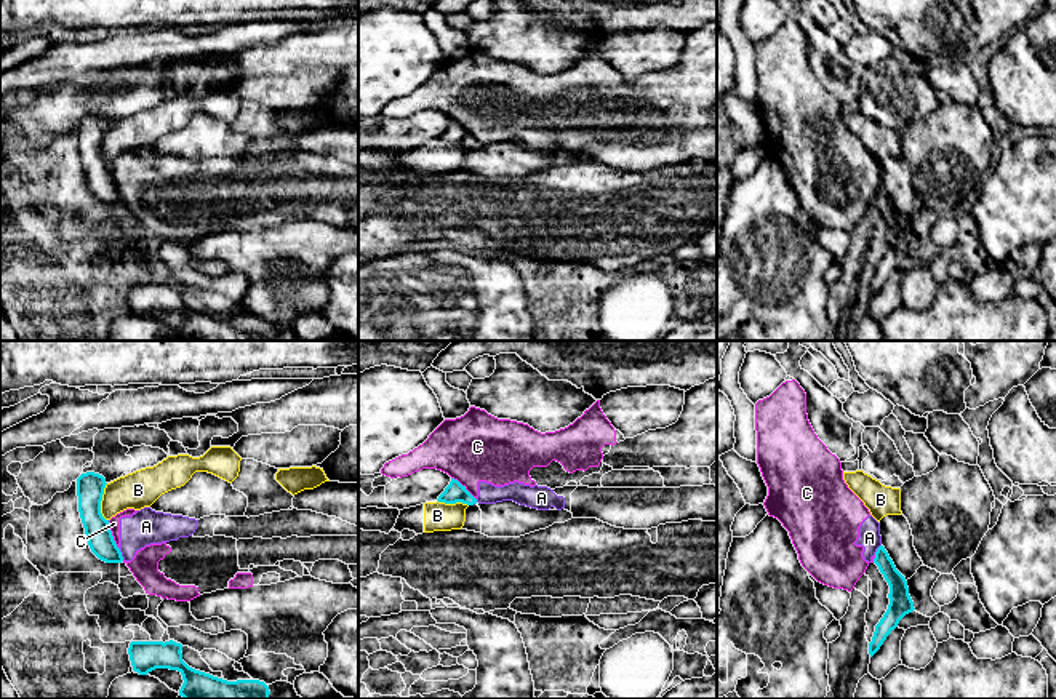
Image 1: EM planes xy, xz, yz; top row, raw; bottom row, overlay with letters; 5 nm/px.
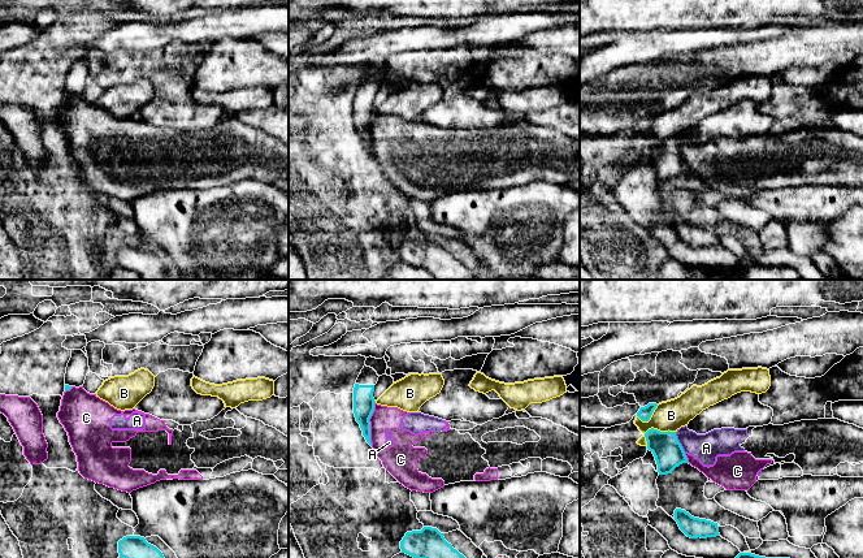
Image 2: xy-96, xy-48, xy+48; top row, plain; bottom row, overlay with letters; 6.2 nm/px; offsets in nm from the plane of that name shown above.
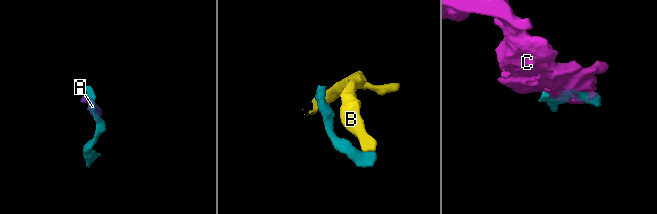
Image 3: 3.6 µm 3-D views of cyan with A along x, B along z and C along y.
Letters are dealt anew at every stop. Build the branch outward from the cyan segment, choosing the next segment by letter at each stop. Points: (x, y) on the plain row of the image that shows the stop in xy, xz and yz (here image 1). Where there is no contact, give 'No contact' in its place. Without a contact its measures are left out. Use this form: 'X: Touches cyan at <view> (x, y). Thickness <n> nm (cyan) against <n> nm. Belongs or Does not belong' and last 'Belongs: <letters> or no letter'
A: Touches cyan at xy (120, 195). Thickness 130 nm (cyan) against 180 nm. Does not belong
B: Touches cyan at xy (100, 144). Thickness 140 nm (cyan) against 190 nm. Does not belong
C: Touches cyan at xy (111, 176). Thickness 140 nm (cyan) against 60 nm. Does not belong
Belongs: no letter

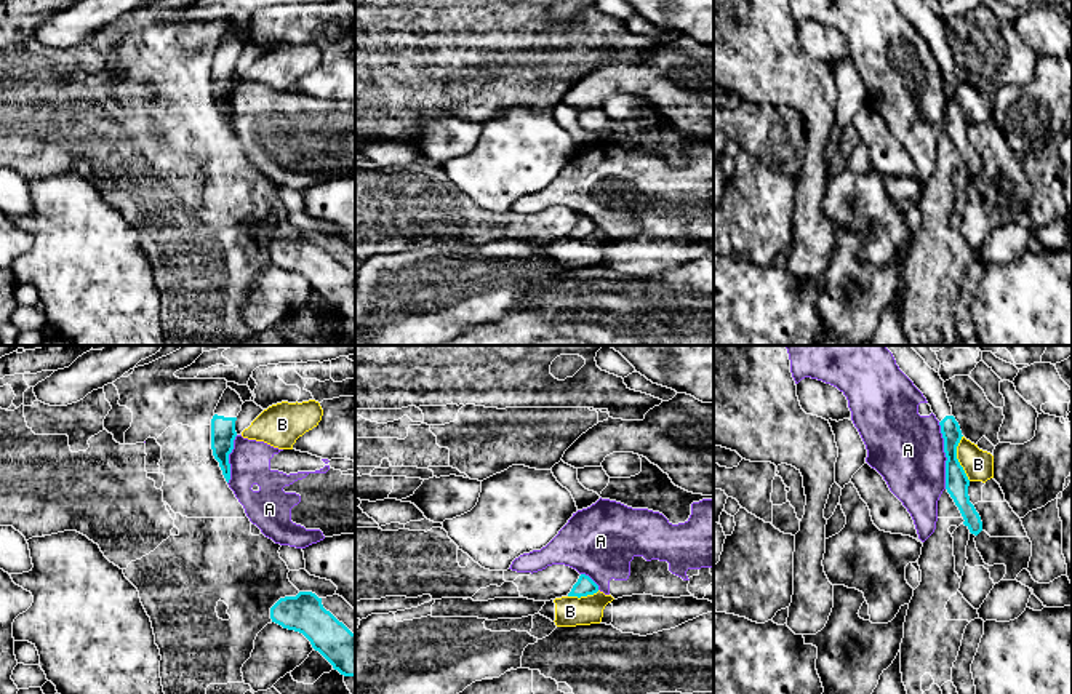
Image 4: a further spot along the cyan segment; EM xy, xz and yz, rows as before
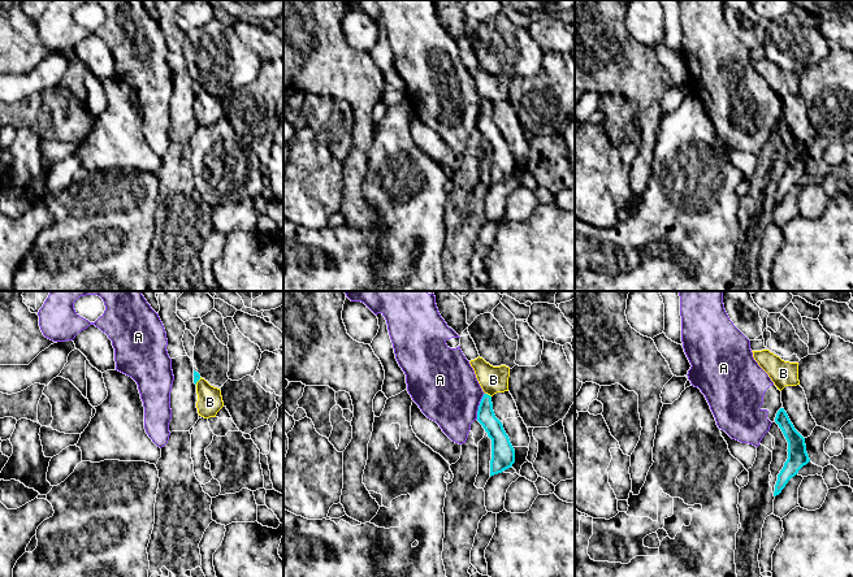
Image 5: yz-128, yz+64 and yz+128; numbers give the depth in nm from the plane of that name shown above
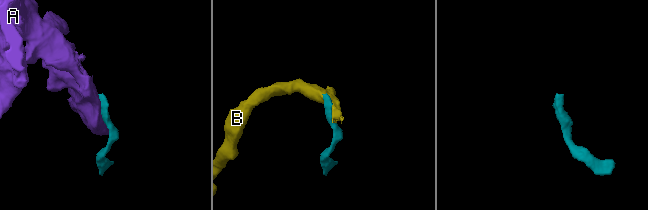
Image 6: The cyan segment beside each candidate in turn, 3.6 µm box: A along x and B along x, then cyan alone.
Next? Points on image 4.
A: Touches cyan at yz (946, 98). Thickness 120 nm (cyan) against 360 nm. Does not belong
B: Touches cyan at yz (956, 99). Thickness 120 nm (cyan) against 150 nm. Does not belong
Belongs: no letter

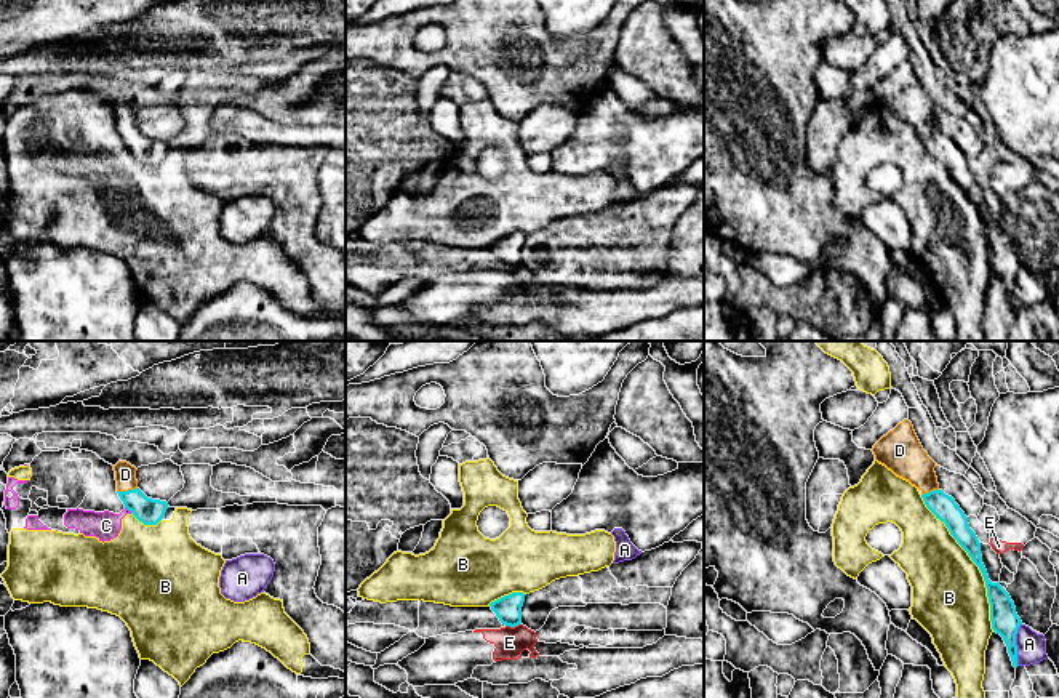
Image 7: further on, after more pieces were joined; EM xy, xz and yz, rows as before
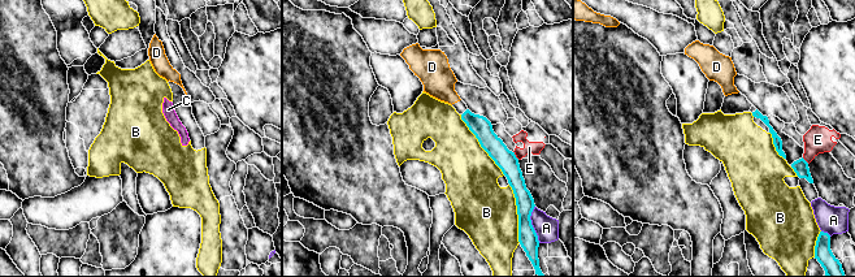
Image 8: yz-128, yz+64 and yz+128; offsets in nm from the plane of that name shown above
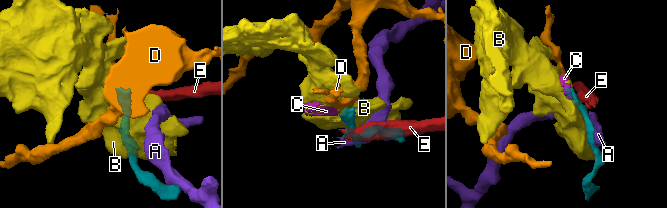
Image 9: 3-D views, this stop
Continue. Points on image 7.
A: Touches cyan at yz (1015, 285). Thickness 140 nm (cyan) against 140 nm. Does not belong
B: Touches cyan at yz (973, 202). Thickness 110 nm (cyan) against 380 nm. Does not belong
C: Touches cyan at xy (128, 151). Thickness 130 nm (cyan) against 150 nm. Does not belong
D: Touches cyan at xy (127, 133). Thickness 130 nm (cyan) against 110 nm. Belongs
E: Touches cyan at xz (512, 268). Thickness 140 nm (cyan) against 150 nm. Does not belong
Belongs: D

